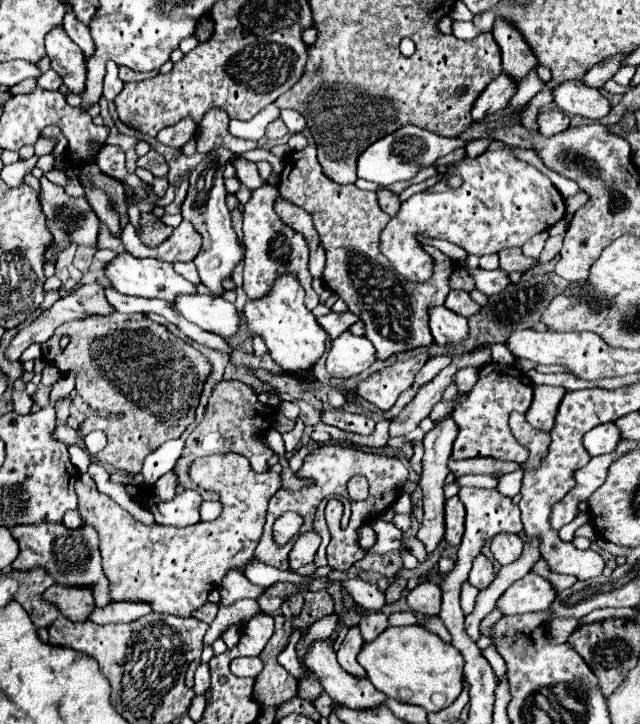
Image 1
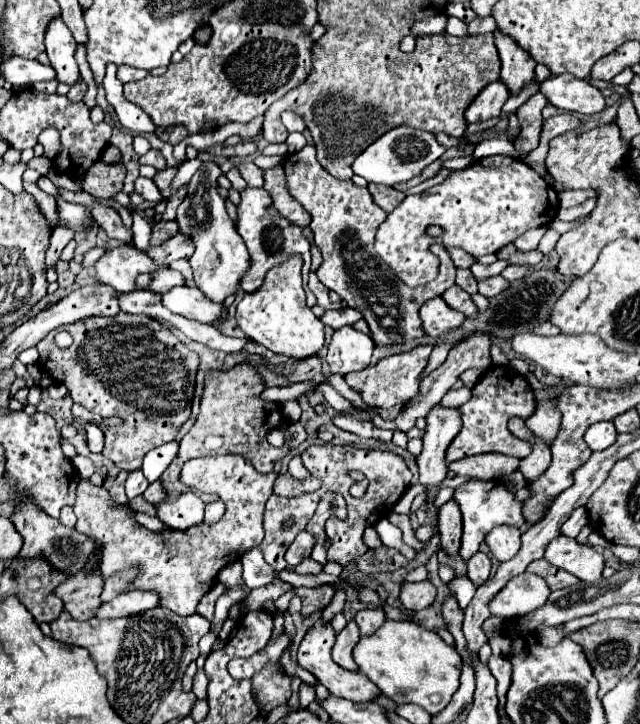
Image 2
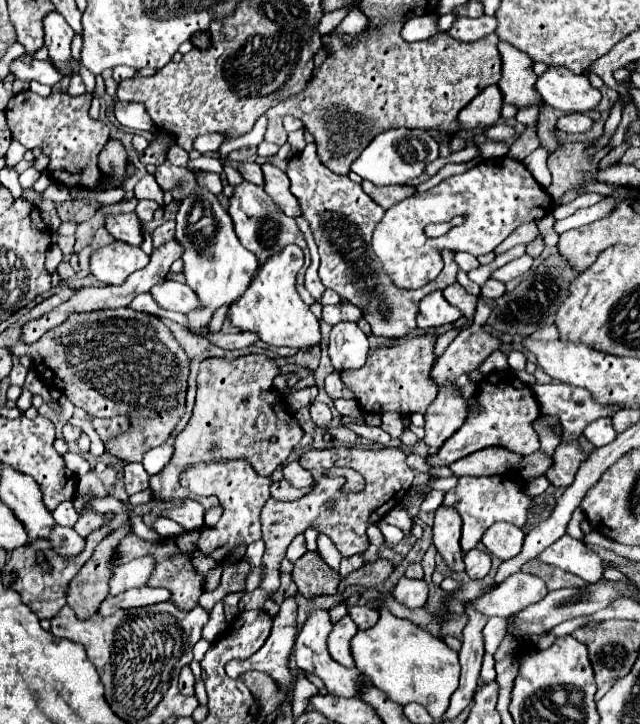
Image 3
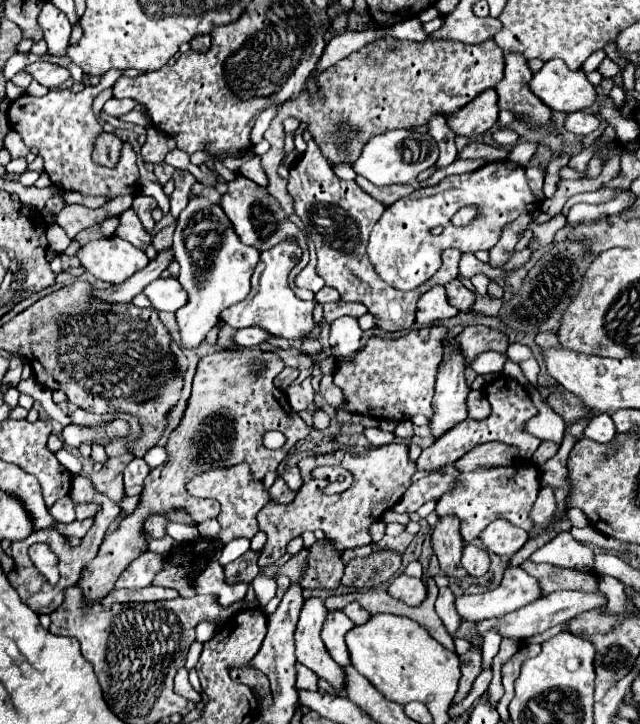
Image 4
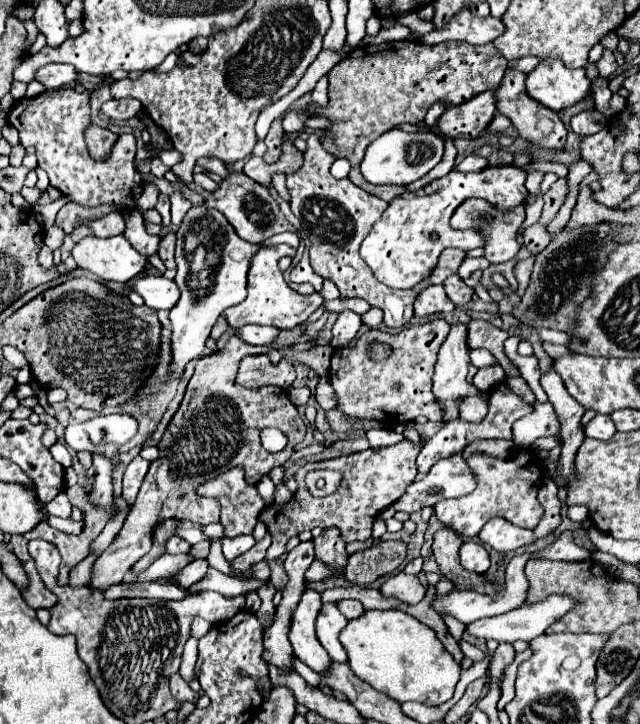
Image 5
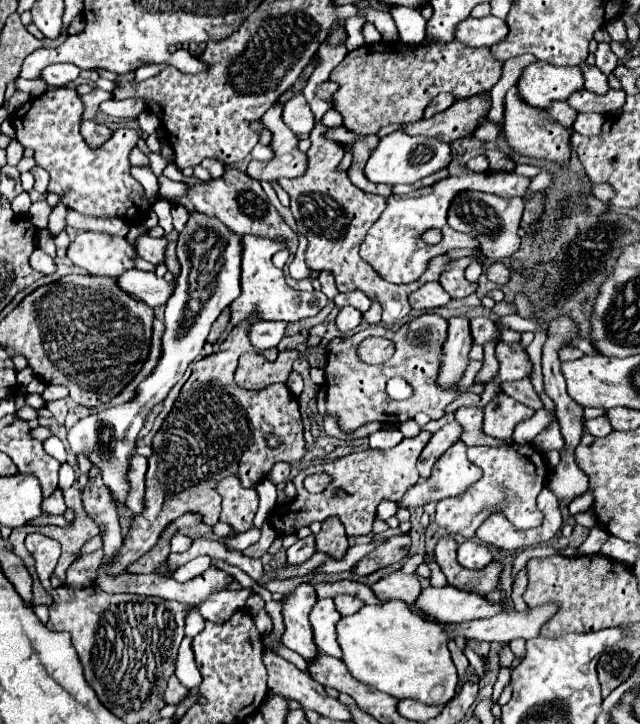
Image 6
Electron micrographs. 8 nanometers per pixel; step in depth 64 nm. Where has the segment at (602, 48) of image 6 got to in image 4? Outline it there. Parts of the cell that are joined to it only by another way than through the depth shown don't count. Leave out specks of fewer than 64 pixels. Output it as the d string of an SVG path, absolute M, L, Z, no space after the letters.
M604 58L602 64L600 64L600 68L598 68L598 72L600 72L604 78L612 78L612 76L616 76L616 74L620 72L620 66L618 66L616 62L612 62L610 58Z

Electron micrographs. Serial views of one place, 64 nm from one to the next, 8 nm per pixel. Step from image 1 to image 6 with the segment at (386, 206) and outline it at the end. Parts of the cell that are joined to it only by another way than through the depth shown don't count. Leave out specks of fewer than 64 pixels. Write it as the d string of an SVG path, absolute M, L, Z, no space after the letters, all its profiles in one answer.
M454 40L452 44L444 44L444 48L424 48L424 44L406 46L402 42L378 42L372 46L364 44L358 50L348 52L346 58L332 70L330 80L340 84L334 108L344 116L344 126L352 132L366 134L364 140L352 144L354 160L348 168L352 184L358 186L362 192L388 198L390 186L374 184L364 176L364 166L376 142L374 134L388 124L418 122L424 114L424 108L440 92L452 92L456 100L488 92L498 82L500 72L502 62L492 60L488 48L468 48L458 40Z

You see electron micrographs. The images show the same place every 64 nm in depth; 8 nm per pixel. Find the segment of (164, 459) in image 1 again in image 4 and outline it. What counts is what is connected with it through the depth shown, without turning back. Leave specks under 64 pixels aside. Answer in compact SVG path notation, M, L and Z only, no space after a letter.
M154 446L154 448L150 448L150 450L144 454L144 460L146 460L146 464L150 464L150 468L160 466L164 458L166 458L166 452L164 452L162 446Z

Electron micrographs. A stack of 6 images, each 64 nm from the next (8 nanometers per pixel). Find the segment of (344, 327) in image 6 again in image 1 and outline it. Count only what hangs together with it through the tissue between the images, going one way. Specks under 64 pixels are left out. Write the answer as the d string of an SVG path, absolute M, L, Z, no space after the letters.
M350 330L332 340L326 370L332 378L350 378L362 374L372 362L376 350L366 336L354 336Z

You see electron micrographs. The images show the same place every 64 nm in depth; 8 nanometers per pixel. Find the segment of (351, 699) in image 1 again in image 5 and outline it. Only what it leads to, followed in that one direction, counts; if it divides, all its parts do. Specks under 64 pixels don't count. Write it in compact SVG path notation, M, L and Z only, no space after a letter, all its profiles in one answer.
M306 588L292 614L288 632L288 640L294 648L294 654L314 672L322 672L330 660L322 644L316 640L316 630L314 630L314 620L316 612L320 610L320 604L322 604L320 594L312 588Z

